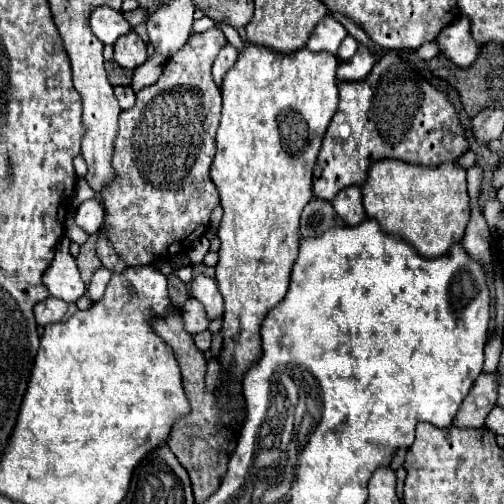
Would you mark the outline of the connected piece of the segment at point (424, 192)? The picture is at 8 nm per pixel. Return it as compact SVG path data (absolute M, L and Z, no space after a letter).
M380 160L368 170L366 184L362 184L362 204L366 216L380 220L386 232L404 236L424 258L438 258L454 242L460 242L468 224L468 192L466 192L466 170L454 162L428 168L422 164L404 164L402 160Z

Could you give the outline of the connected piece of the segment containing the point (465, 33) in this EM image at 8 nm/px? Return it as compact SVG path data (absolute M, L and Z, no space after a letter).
M460 16L450 26L446 26L440 32L436 42L440 44L442 54L446 58L450 58L454 64L464 66L464 68L470 66L478 58L478 54L482 50L482 44L476 44L476 40L470 34L468 16Z

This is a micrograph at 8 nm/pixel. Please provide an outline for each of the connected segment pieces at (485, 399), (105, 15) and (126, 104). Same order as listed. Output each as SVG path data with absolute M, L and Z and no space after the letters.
M496 372L480 374L474 380L470 394L466 396L460 412L454 418L454 426L458 428L480 428L484 426L486 416L496 406Z
M100 6L92 12L90 18L90 26L92 32L96 34L98 40L102 40L104 44L114 44L120 36L132 32L132 24L124 18L122 10L114 10L110 6Z
M116 86L116 88L114 88L114 94L116 94L116 98L118 98L118 102L120 102L122 110L132 108L132 106L134 106L134 102L136 102L134 90L132 90L130 86Z

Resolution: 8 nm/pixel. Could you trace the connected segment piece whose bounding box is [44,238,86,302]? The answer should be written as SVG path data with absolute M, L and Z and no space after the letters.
M68 238L60 240L56 258L44 272L44 284L54 298L62 298L64 302L76 302L80 296L84 296L86 286L80 278L76 260L68 252L68 244Z

